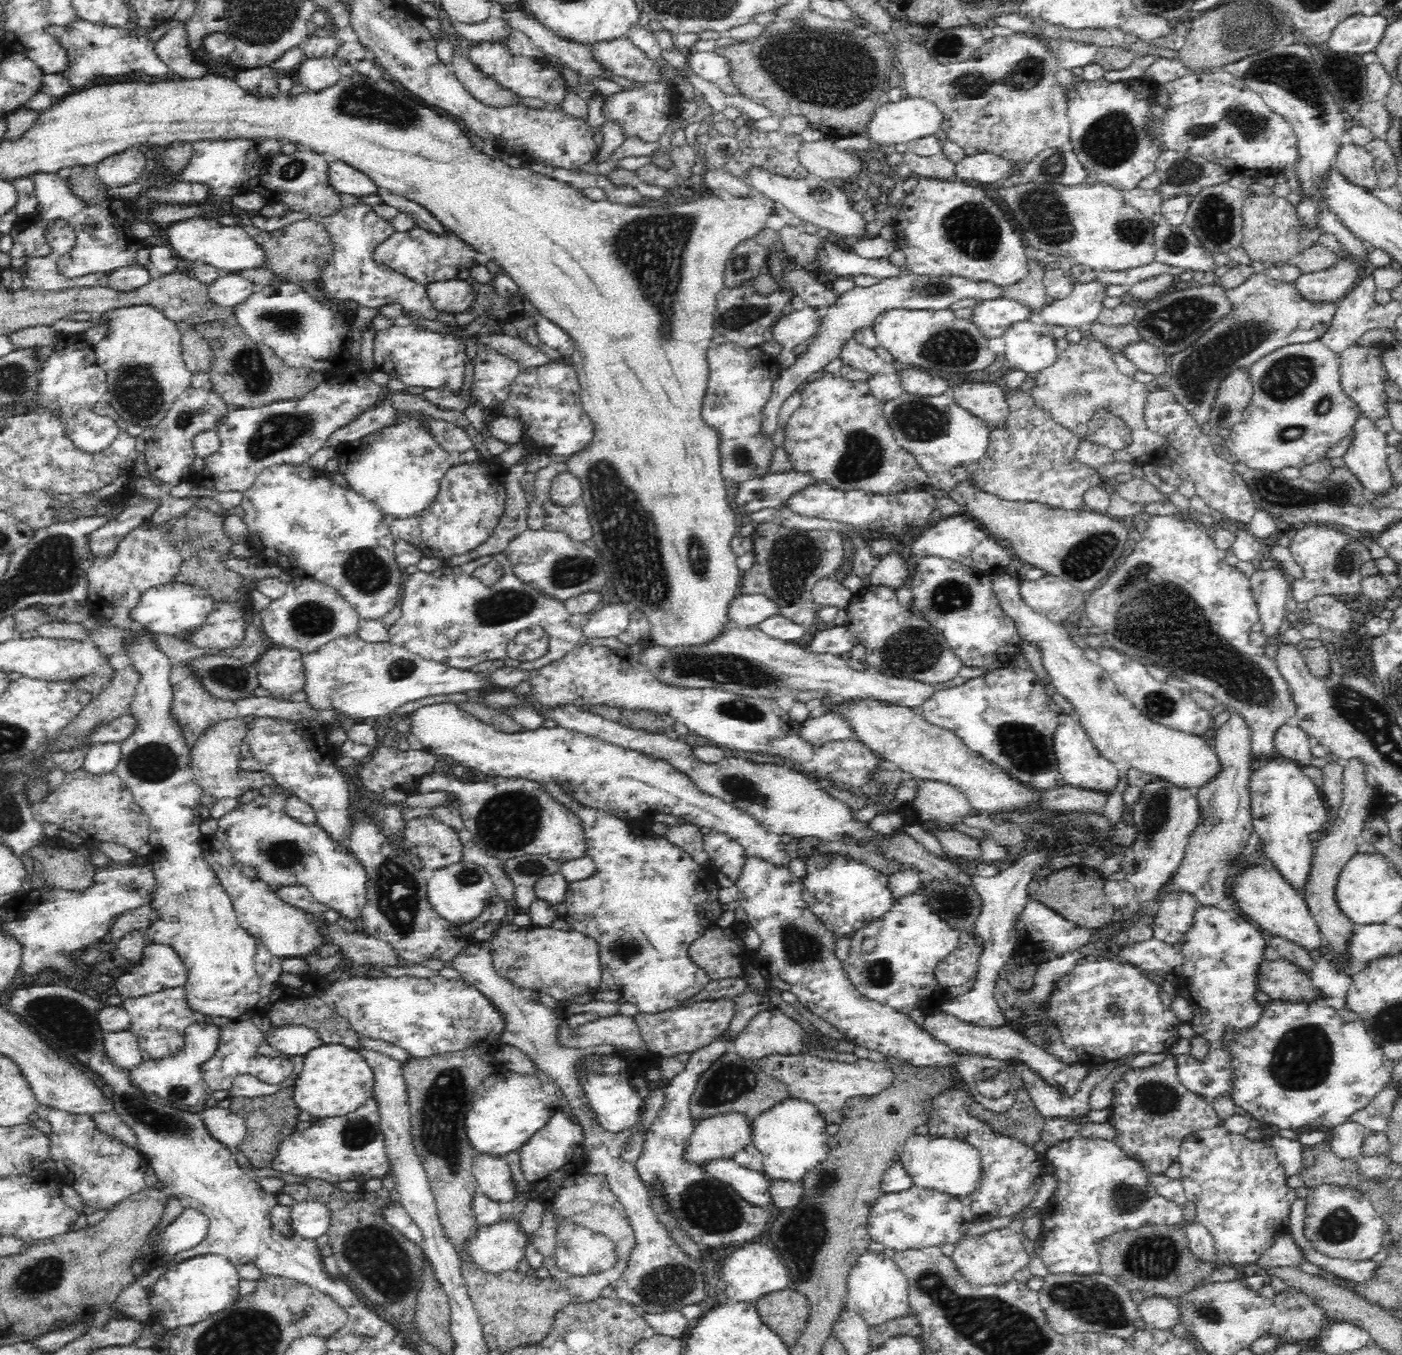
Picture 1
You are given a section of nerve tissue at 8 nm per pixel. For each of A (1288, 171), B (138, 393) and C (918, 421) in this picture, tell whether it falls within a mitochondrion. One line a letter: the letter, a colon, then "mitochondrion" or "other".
A: other
B: mitochondrion
C: mitochondrion

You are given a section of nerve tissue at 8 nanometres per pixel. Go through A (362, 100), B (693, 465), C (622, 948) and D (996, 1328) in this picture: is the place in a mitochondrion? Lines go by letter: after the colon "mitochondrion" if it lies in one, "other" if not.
A: mitochondrion
B: other
C: mitochondrion
D: mitochondrion

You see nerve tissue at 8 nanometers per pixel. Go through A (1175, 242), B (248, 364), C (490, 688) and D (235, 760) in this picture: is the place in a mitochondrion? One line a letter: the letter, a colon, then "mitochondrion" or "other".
A: mitochondrion
B: mitochondrion
C: other
D: other

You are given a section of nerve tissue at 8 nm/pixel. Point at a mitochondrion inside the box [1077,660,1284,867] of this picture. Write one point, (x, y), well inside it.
(1155, 813)

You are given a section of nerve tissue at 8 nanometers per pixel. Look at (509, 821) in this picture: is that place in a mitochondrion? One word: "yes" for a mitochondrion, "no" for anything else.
yes

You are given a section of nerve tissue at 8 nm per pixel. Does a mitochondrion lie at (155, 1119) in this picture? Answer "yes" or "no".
yes

